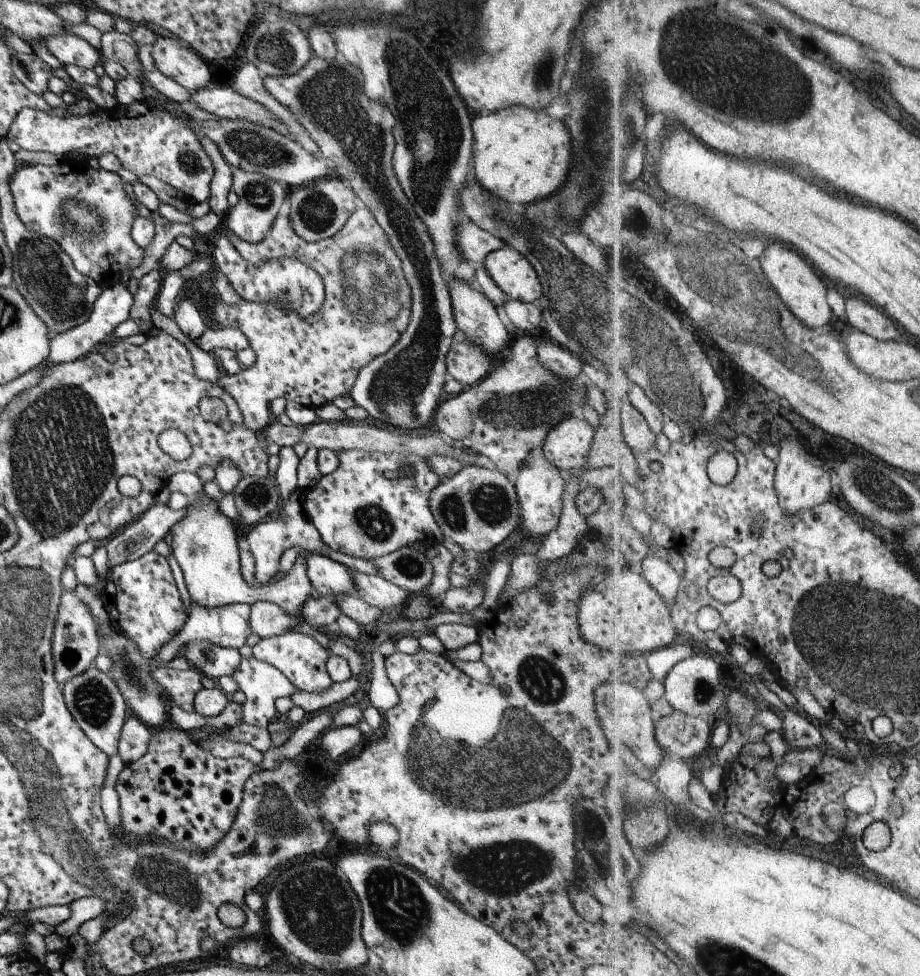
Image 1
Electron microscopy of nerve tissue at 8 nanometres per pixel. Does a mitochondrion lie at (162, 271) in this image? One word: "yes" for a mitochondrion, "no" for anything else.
no

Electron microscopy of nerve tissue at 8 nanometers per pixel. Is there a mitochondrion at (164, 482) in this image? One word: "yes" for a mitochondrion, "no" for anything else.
no

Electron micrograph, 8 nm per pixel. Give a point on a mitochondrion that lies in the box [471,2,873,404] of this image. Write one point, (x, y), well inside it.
(781, 97)

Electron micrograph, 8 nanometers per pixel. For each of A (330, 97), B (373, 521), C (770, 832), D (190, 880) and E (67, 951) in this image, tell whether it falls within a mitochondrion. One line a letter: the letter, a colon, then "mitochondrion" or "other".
A: mitochondrion
B: mitochondrion
C: other
D: other
E: other

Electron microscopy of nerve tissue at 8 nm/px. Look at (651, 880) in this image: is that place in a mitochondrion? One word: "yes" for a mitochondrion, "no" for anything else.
no

